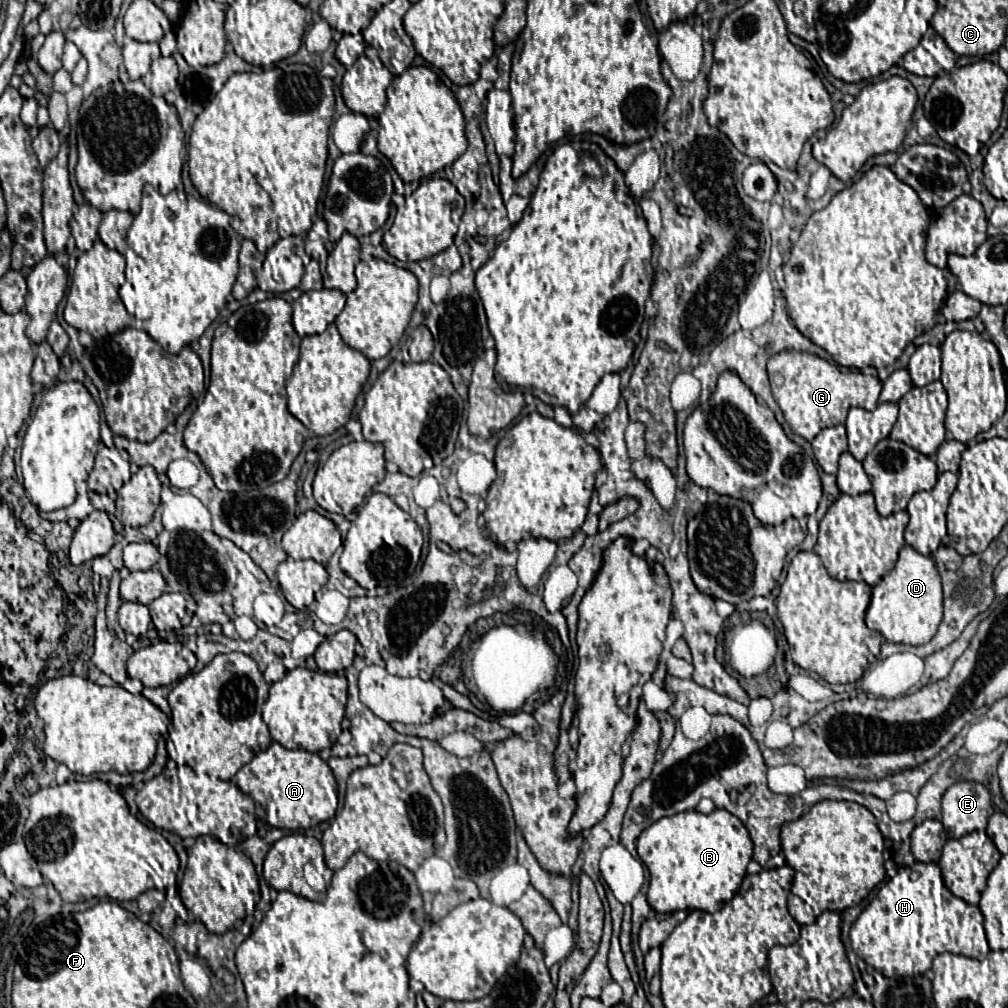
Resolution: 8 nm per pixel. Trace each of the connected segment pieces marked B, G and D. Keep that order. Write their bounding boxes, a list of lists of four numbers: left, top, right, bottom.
[[636,809,752,913],[768,349,882,441],[866,545,942,643]]

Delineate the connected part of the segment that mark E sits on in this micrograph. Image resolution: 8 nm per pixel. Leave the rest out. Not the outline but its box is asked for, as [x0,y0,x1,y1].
[942,781,992,839]

